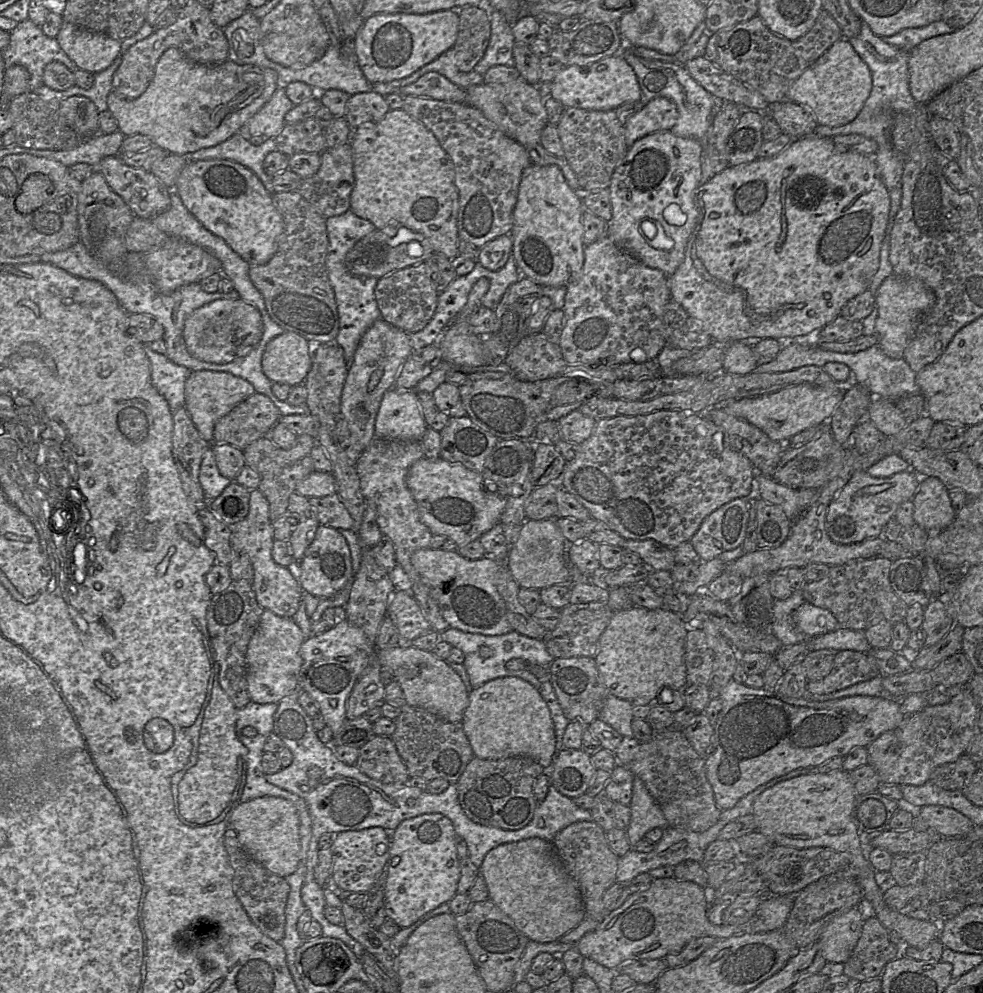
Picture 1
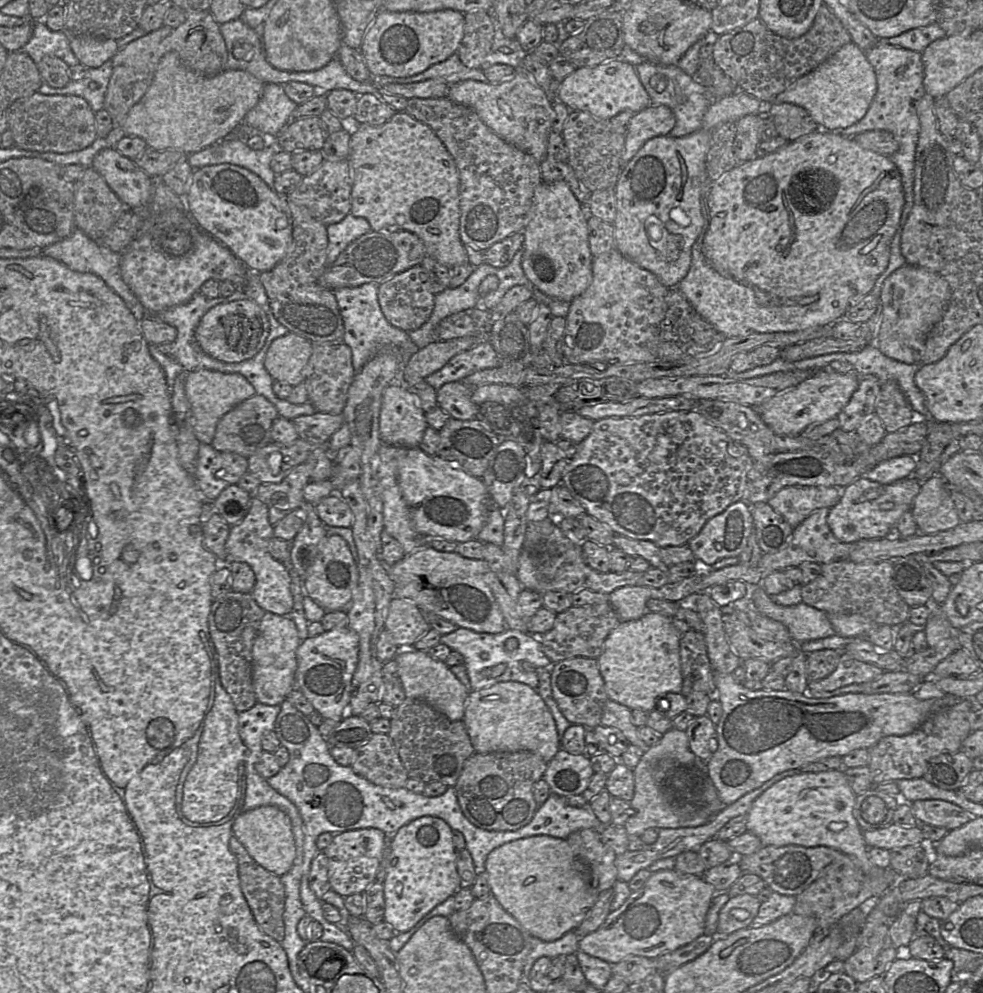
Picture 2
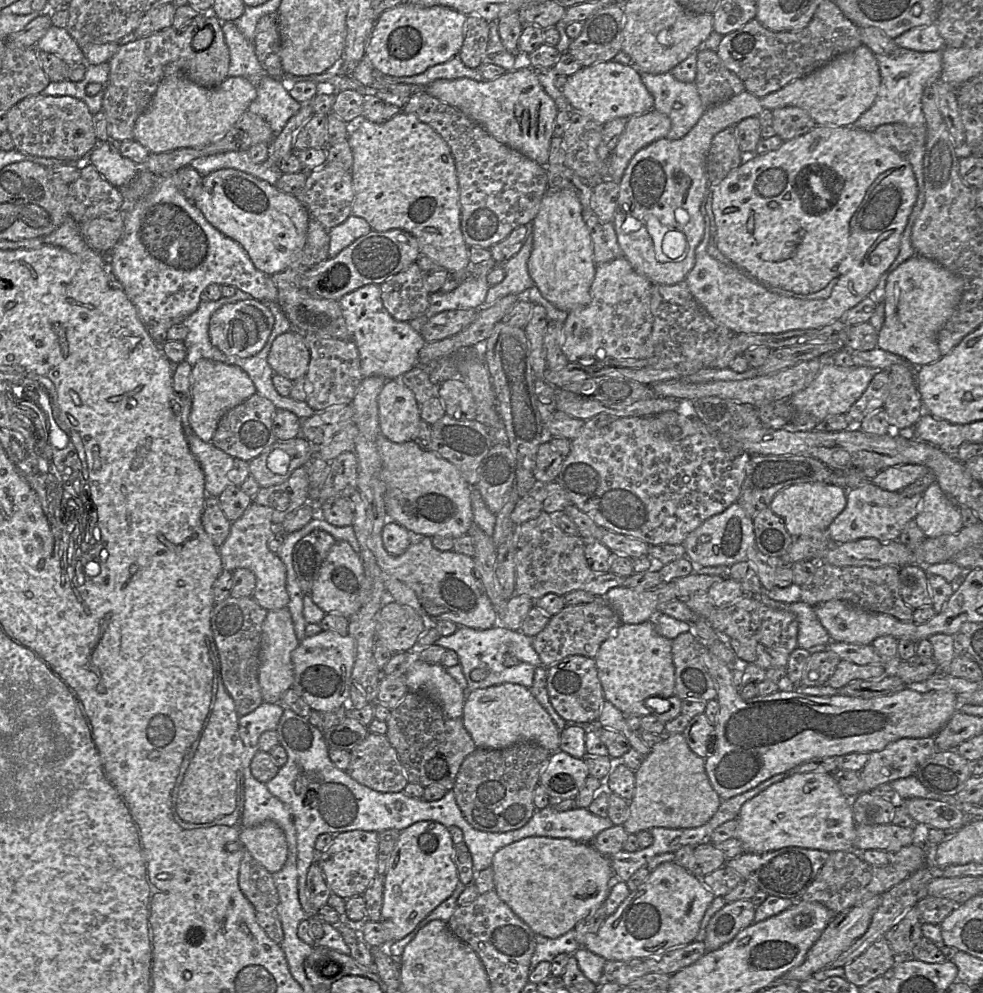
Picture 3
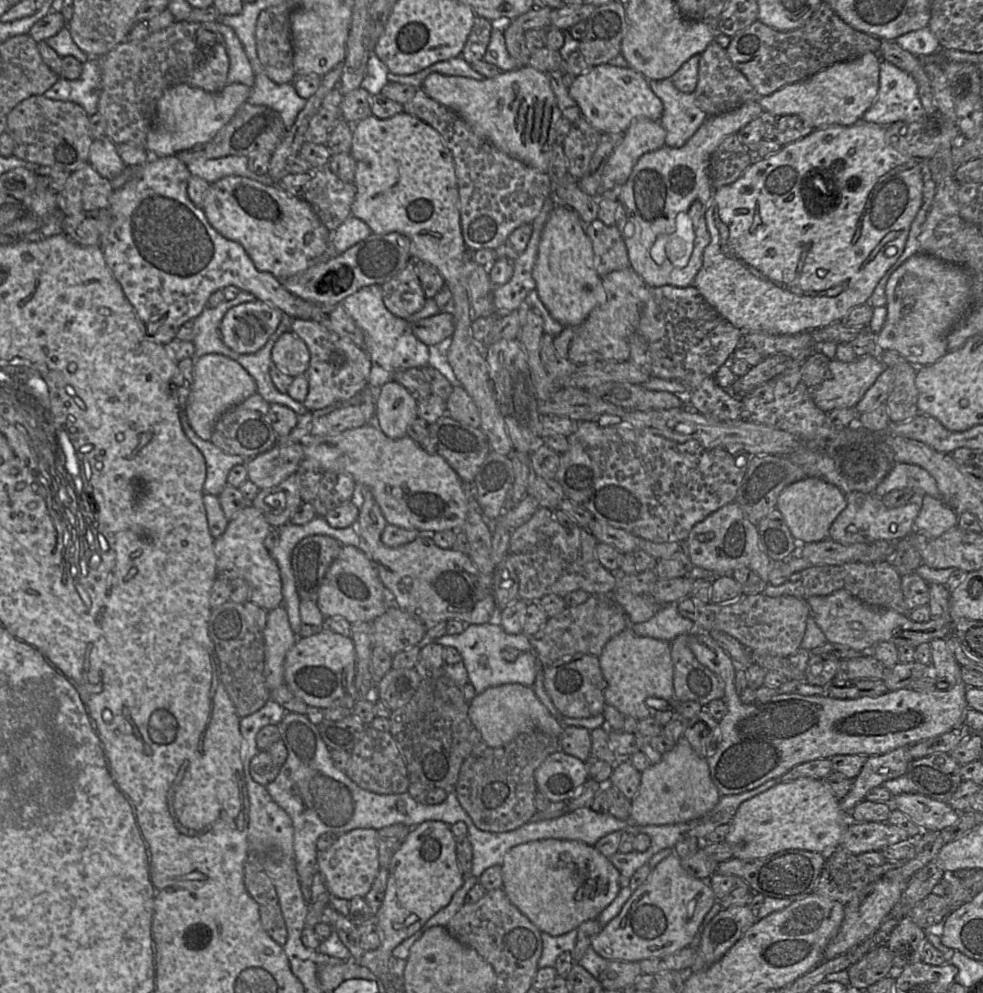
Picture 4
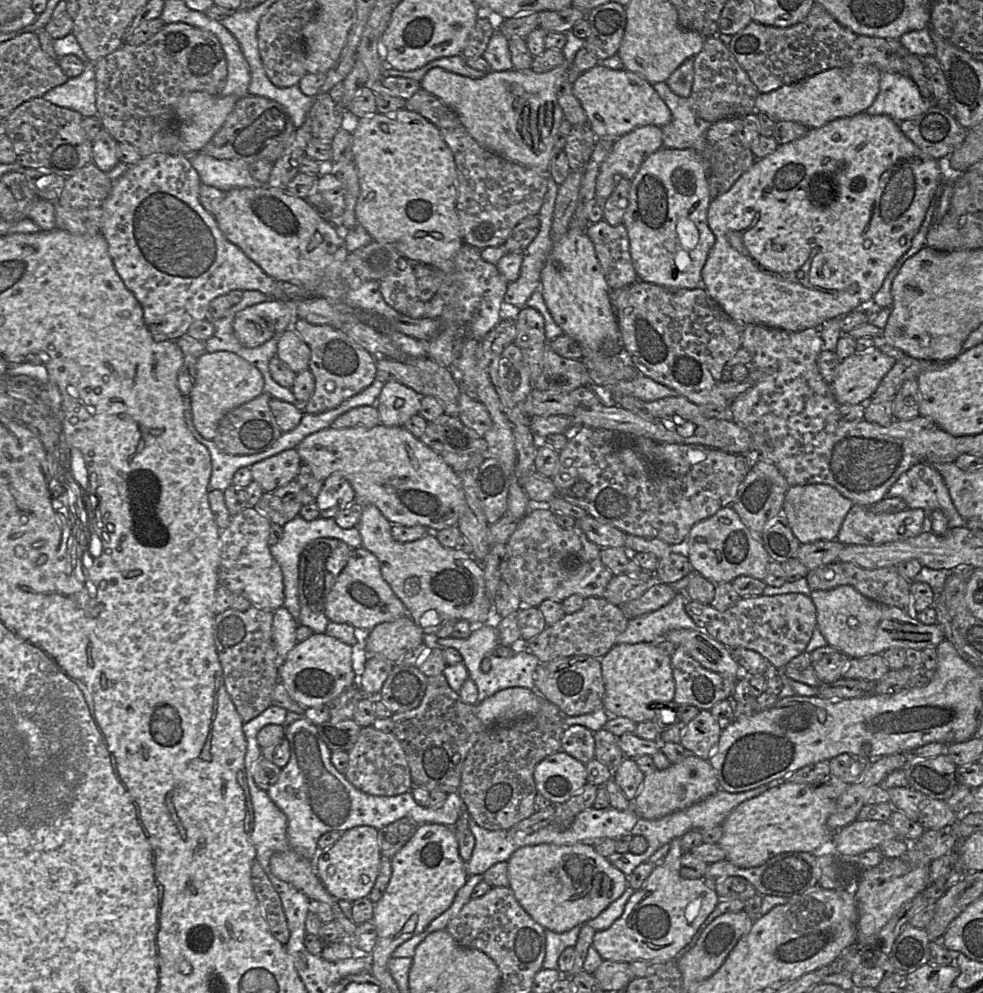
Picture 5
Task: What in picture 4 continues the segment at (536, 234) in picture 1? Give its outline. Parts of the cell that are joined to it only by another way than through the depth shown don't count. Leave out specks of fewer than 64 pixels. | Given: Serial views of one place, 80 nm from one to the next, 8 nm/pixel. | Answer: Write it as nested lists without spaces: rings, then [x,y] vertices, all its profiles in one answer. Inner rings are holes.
[[[557,203],[543,227],[532,270],[540,299],[563,327],[581,324],[596,306],[605,301],[602,280],[594,266],[592,242],[585,226],[575,210]]]

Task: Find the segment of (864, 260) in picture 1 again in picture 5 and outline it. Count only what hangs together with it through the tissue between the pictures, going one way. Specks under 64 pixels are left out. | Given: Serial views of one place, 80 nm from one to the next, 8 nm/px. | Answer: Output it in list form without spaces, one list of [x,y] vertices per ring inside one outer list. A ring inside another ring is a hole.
[[[864,112],[809,129],[801,138],[779,145],[772,154],[756,159],[752,167],[726,193],[711,200],[707,221],[715,235],[715,244],[702,270],[702,287],[727,315],[742,325],[756,324],[792,332],[818,329],[827,321],[846,316],[872,302],[887,274],[911,247],[912,239],[919,231],[942,180],[940,162],[923,153],[902,133],[899,122],[887,115],[868,115]]]

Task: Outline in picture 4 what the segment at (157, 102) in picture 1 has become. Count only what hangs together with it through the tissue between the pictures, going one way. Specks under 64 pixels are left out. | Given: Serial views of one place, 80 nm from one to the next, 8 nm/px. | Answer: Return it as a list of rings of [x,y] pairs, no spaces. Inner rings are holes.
[[[242,83],[227,84],[219,92],[179,84],[165,90],[156,107],[156,114],[147,135],[145,149],[151,157],[176,155],[196,145],[210,141],[245,103],[251,88]]]

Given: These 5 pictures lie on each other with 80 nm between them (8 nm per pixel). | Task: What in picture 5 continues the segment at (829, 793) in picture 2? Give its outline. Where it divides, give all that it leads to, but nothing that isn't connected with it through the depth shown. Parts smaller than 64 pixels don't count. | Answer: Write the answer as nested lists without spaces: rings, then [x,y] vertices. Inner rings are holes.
[[[784,783],[741,803],[734,809],[721,825],[723,835],[719,845],[726,853],[726,860],[743,869],[761,866],[782,853],[814,853],[834,842],[834,833],[827,826],[828,818],[834,808],[835,801],[818,793],[810,784]]]

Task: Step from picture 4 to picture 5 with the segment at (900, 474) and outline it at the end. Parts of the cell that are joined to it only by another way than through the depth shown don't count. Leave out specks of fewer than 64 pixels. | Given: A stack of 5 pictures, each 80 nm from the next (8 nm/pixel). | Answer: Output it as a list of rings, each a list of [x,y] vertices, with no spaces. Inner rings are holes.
[[[928,463],[916,464],[903,473],[888,490],[886,497],[901,498],[908,509],[922,509],[927,516],[934,510],[942,511],[948,520],[948,529],[965,527],[966,519],[957,512],[943,477]]]

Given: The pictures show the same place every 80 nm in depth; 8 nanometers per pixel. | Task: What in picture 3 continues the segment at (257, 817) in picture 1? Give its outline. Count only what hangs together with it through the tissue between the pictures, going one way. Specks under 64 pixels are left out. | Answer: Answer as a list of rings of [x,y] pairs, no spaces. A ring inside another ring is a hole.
[[[273,821],[252,827],[242,827],[239,841],[269,873],[282,869],[288,854],[283,830]]]

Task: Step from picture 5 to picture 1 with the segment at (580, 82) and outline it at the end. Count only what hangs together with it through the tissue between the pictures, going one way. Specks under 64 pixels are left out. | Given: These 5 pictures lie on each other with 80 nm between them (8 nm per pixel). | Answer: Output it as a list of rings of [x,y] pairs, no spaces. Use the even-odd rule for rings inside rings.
[[[621,54],[588,65],[565,66],[552,80],[550,96],[566,108],[609,111],[625,103],[641,103],[643,95],[633,68]]]

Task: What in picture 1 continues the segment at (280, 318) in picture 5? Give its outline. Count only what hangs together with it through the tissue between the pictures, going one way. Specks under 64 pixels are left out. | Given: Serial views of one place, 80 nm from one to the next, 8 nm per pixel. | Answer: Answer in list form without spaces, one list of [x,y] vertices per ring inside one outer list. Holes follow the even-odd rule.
[[[243,299],[214,300],[194,310],[185,320],[183,338],[188,352],[209,363],[224,364],[246,356],[261,340],[263,321],[256,307]]]

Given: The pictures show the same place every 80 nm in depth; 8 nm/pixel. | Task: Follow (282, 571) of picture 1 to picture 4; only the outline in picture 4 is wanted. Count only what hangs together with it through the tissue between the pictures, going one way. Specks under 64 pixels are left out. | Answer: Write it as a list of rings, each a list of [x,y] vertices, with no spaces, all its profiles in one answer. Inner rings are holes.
[[[248,504],[229,521],[225,532],[214,540],[217,577],[246,580],[250,588],[250,601],[266,611],[283,605],[280,569],[270,551],[265,547],[265,538],[270,529],[271,525],[263,512],[252,504]]]

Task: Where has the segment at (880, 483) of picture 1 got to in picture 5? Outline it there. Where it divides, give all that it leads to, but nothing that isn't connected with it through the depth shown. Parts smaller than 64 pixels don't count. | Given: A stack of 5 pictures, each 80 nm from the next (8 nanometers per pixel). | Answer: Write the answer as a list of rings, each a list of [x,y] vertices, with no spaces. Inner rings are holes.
[[[853,505],[847,513],[836,540],[844,545],[880,545],[921,534],[927,528],[927,514],[922,509],[905,509],[886,514],[873,513],[870,507]]]

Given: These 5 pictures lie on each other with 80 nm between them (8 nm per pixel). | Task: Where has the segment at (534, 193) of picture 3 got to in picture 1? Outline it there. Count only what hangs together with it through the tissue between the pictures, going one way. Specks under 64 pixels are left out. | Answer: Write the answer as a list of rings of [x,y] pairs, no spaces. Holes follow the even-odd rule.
[[[409,95],[404,97],[402,109],[423,123],[435,135],[454,164],[455,184],[459,192],[459,238],[481,248],[489,241],[509,234],[513,226],[513,210],[518,198],[522,172],[532,163],[526,148],[506,136],[480,110],[467,103],[447,102]]]

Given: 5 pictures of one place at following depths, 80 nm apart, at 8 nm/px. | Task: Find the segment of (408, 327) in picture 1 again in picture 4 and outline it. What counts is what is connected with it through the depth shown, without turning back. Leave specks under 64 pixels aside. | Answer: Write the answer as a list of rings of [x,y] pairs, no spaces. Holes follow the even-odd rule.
[[[413,260],[383,283],[381,288],[384,305],[397,317],[406,319],[421,310],[425,304],[426,298]]]

